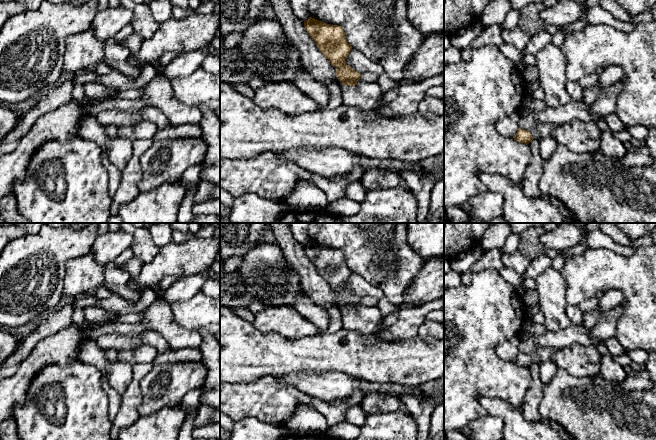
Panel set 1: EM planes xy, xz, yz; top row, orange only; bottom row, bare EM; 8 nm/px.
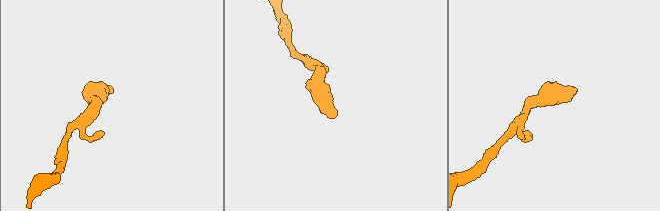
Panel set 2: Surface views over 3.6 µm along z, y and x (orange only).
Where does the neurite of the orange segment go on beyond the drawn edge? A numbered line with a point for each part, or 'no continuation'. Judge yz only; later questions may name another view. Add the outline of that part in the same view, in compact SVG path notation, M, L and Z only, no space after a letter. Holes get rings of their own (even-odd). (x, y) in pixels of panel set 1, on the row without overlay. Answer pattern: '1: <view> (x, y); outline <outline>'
1: yz (539, 355); outline M551 347L534 348L528 355L534 363L542 364L552 359L556 349Z

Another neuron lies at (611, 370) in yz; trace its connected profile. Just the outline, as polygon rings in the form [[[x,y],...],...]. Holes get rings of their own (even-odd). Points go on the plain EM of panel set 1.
[[[609,353],[601,354],[600,374],[608,381],[621,384],[626,379],[623,366],[616,362]]]

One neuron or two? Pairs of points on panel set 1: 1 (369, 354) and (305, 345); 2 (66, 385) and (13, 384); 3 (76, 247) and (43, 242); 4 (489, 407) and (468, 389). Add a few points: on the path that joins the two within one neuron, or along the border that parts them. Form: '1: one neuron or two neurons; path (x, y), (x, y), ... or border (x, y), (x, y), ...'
1: one neuron; path (353, 354), (350, 352), (321, 352)
2: two neurons; border (45, 367), (33, 377), (25, 402), (18, 405)
3: one neuron; path (69, 243), (51, 243)
4: two neurons; border (478, 399), (499, 398), (502, 400)

